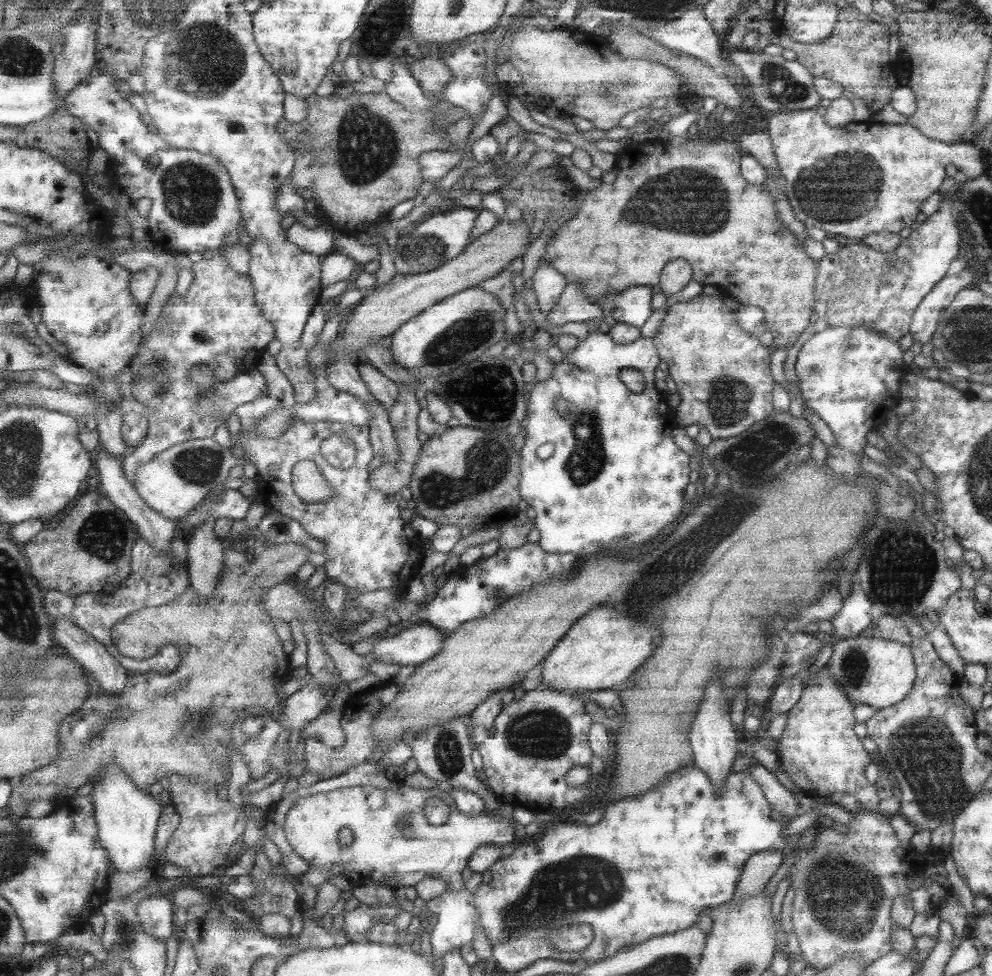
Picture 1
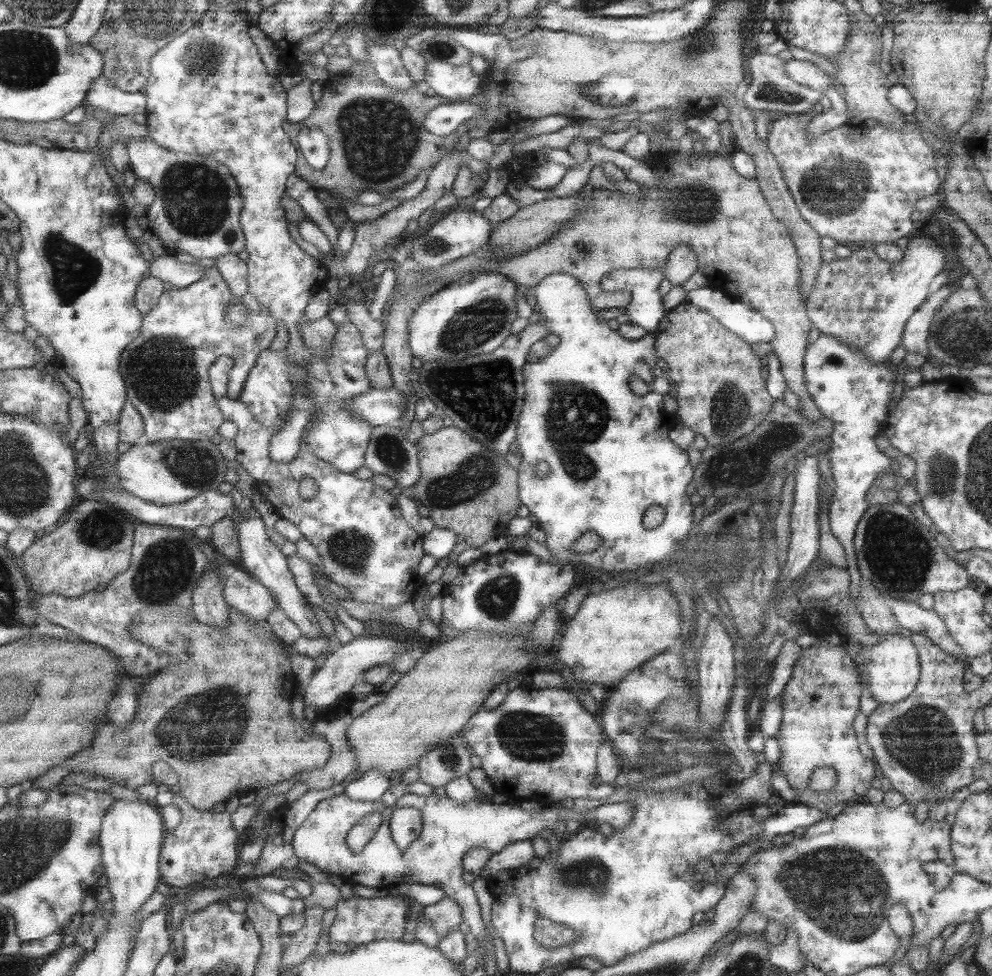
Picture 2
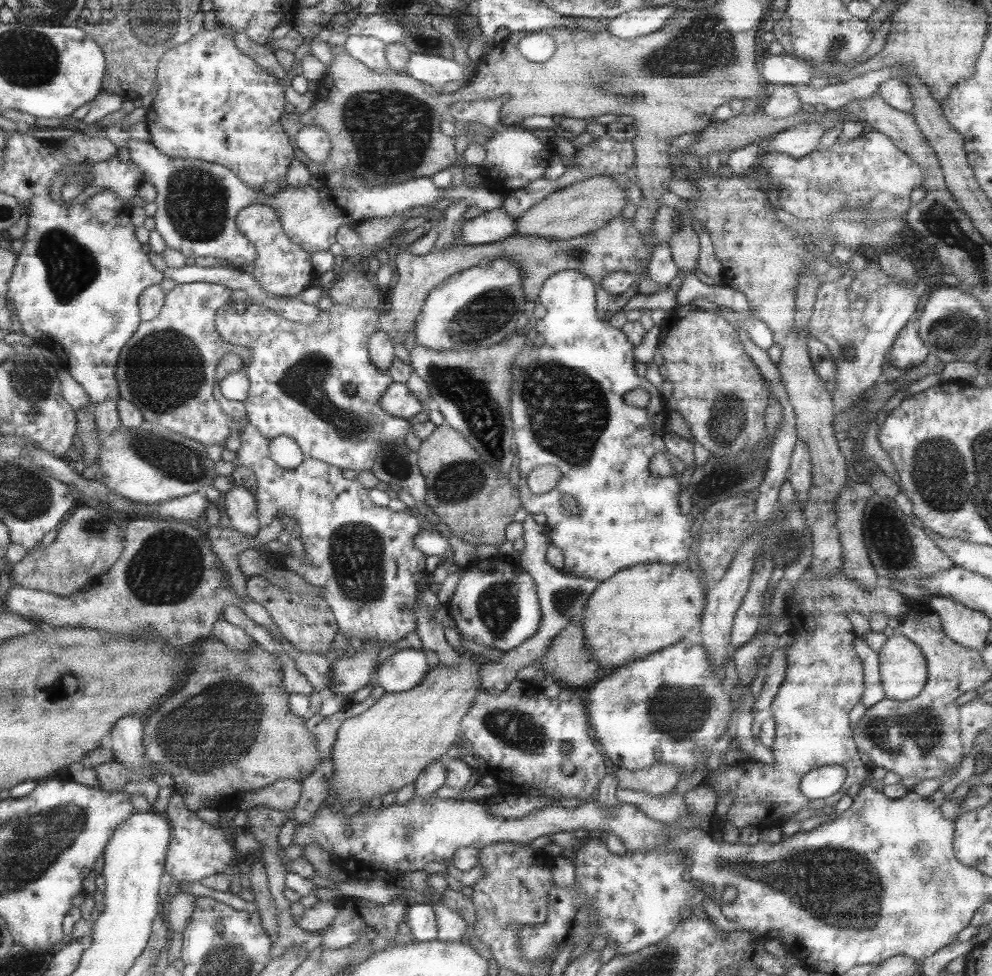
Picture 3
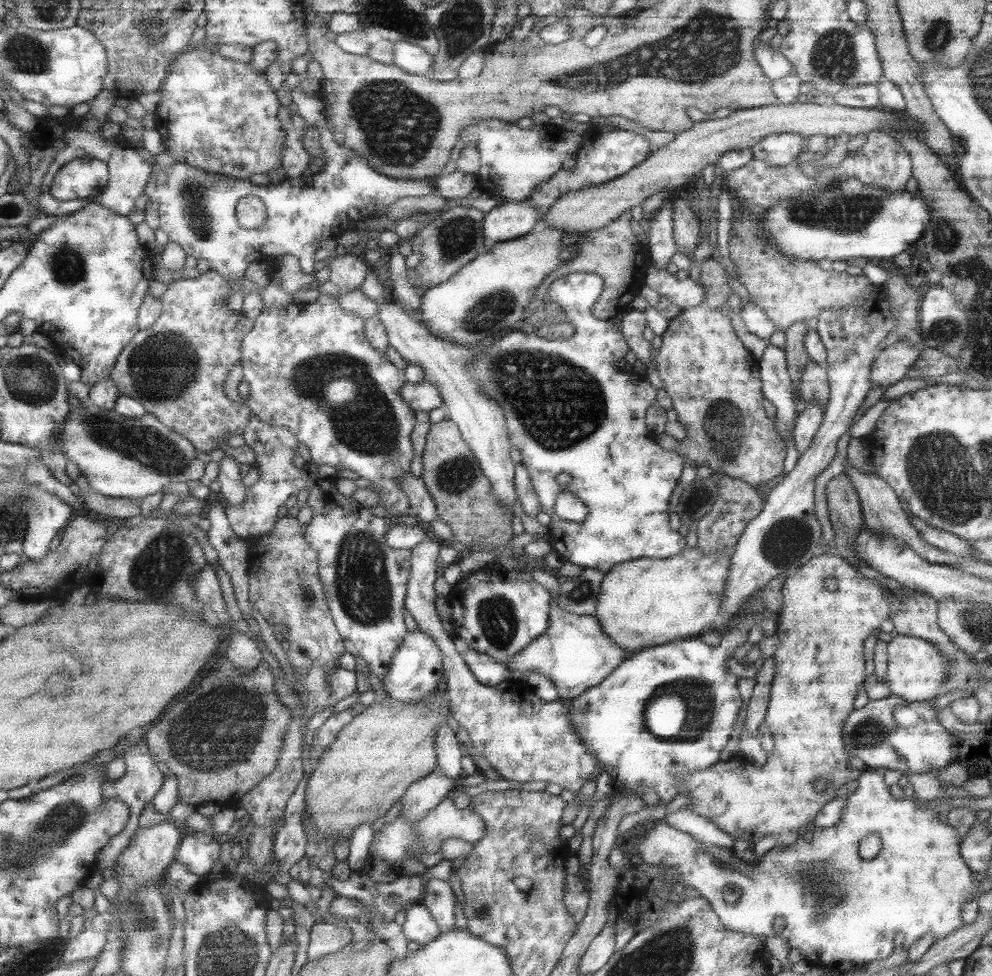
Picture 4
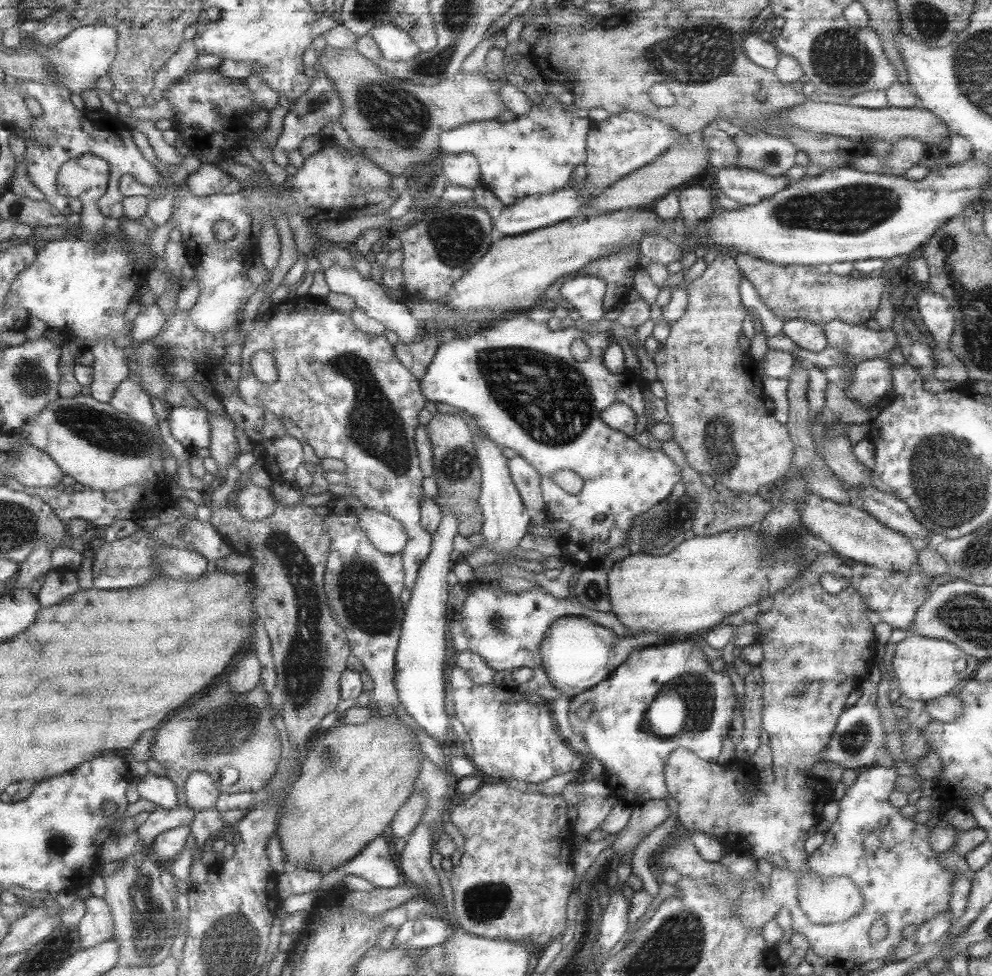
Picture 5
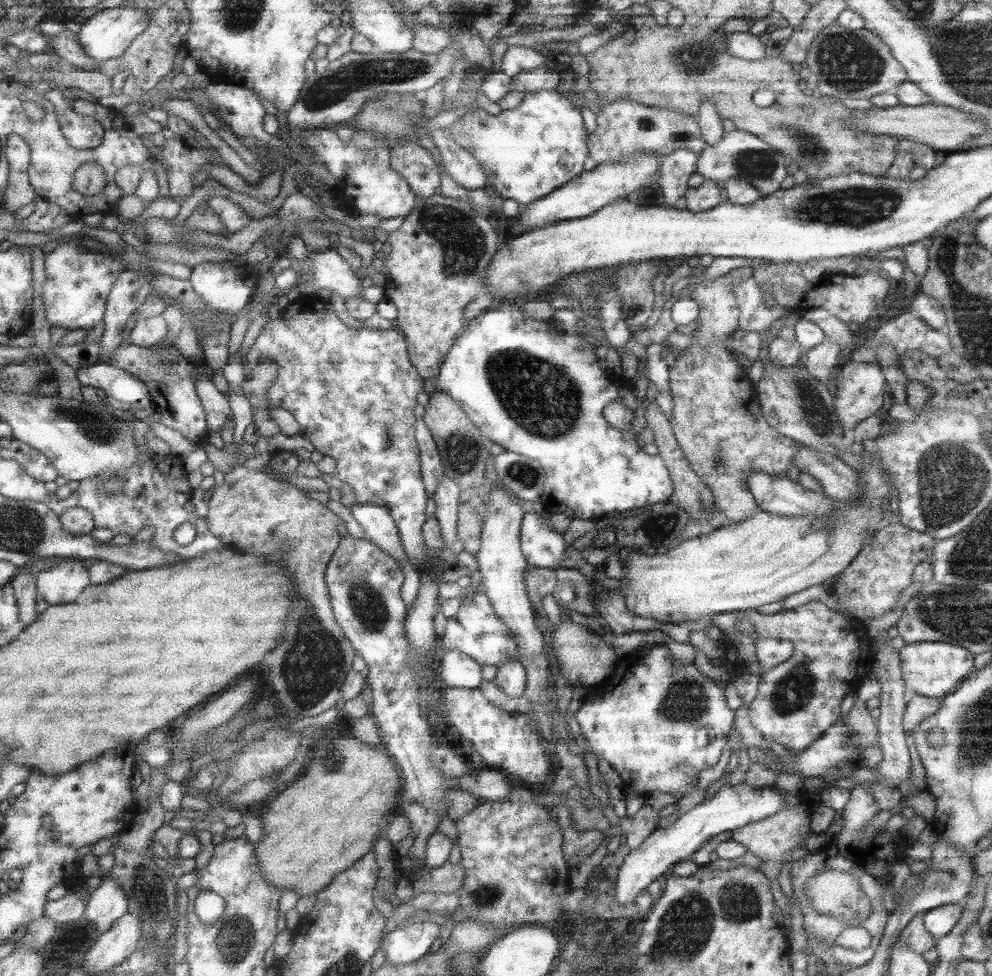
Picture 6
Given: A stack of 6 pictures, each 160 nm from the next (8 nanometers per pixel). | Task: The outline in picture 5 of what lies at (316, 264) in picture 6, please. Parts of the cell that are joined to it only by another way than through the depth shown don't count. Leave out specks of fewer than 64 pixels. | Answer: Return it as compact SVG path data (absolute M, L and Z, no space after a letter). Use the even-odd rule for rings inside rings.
M333 265L324 272L324 278L331 292L351 297L357 307L362 308L371 318L377 319L387 329L395 332L399 342L413 344L422 337L424 332L422 322L415 320L415 316L404 303L395 300L384 287L381 287L381 281L377 275L369 279L363 278L363 274L359 274L355 267L345 268L343 265Z

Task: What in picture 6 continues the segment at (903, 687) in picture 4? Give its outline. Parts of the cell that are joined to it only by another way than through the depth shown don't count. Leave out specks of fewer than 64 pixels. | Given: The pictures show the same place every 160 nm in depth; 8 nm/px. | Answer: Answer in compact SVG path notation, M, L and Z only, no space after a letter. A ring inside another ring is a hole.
M945 642L905 644L897 657L900 660L900 675L907 693L936 699L949 694L974 669L973 655L957 645Z

